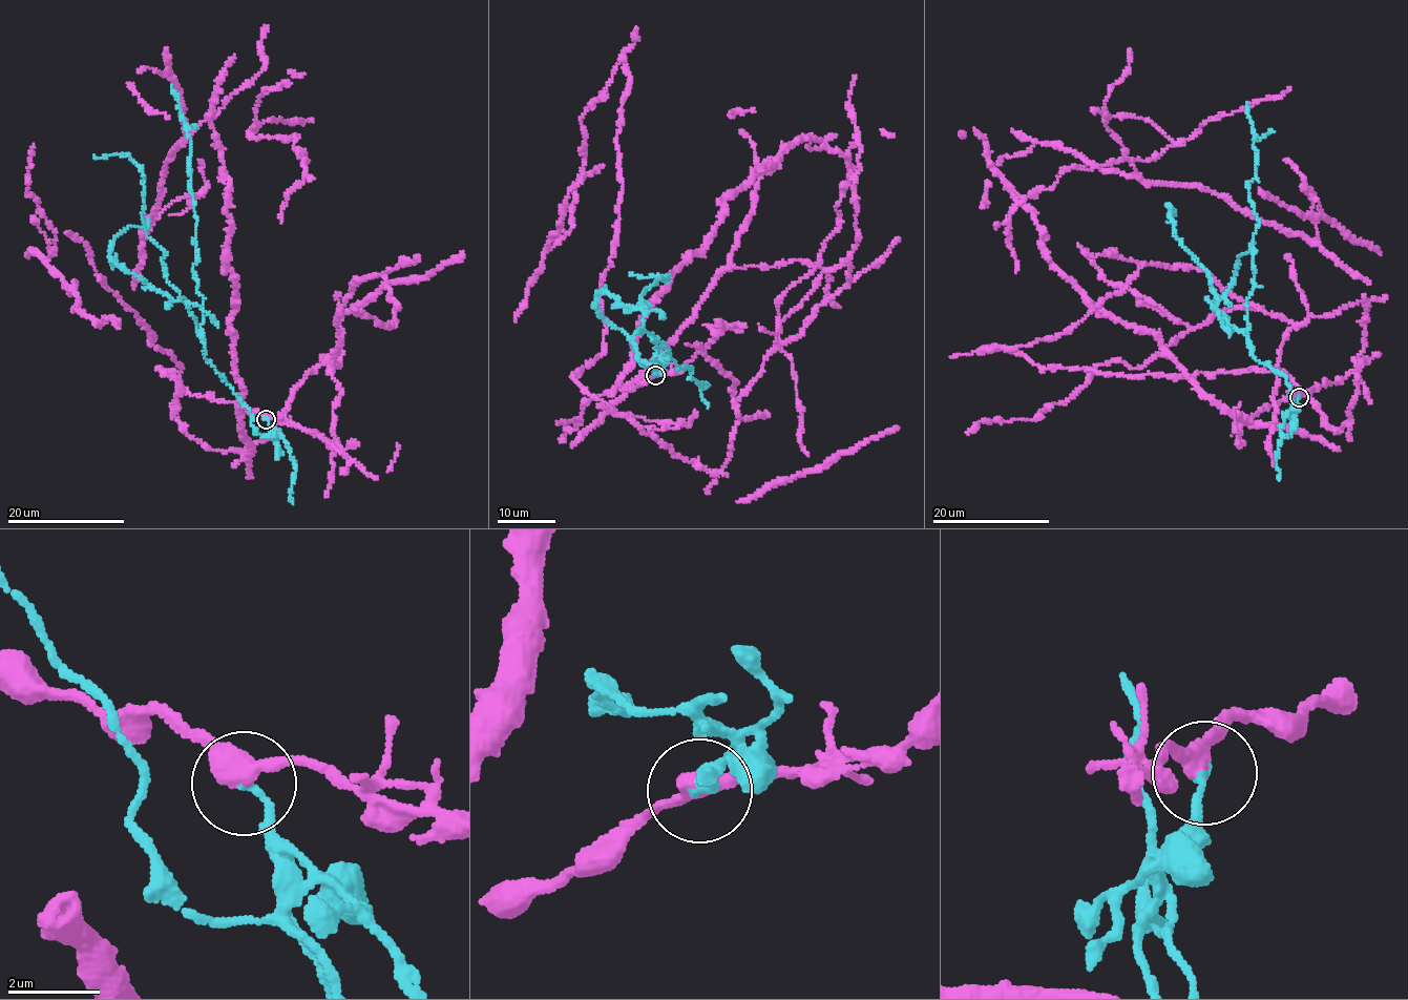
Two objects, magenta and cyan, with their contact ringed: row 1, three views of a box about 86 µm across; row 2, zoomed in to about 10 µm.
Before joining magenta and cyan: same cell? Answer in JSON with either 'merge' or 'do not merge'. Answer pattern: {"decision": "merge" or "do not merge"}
{"decision": "do not merge"}

